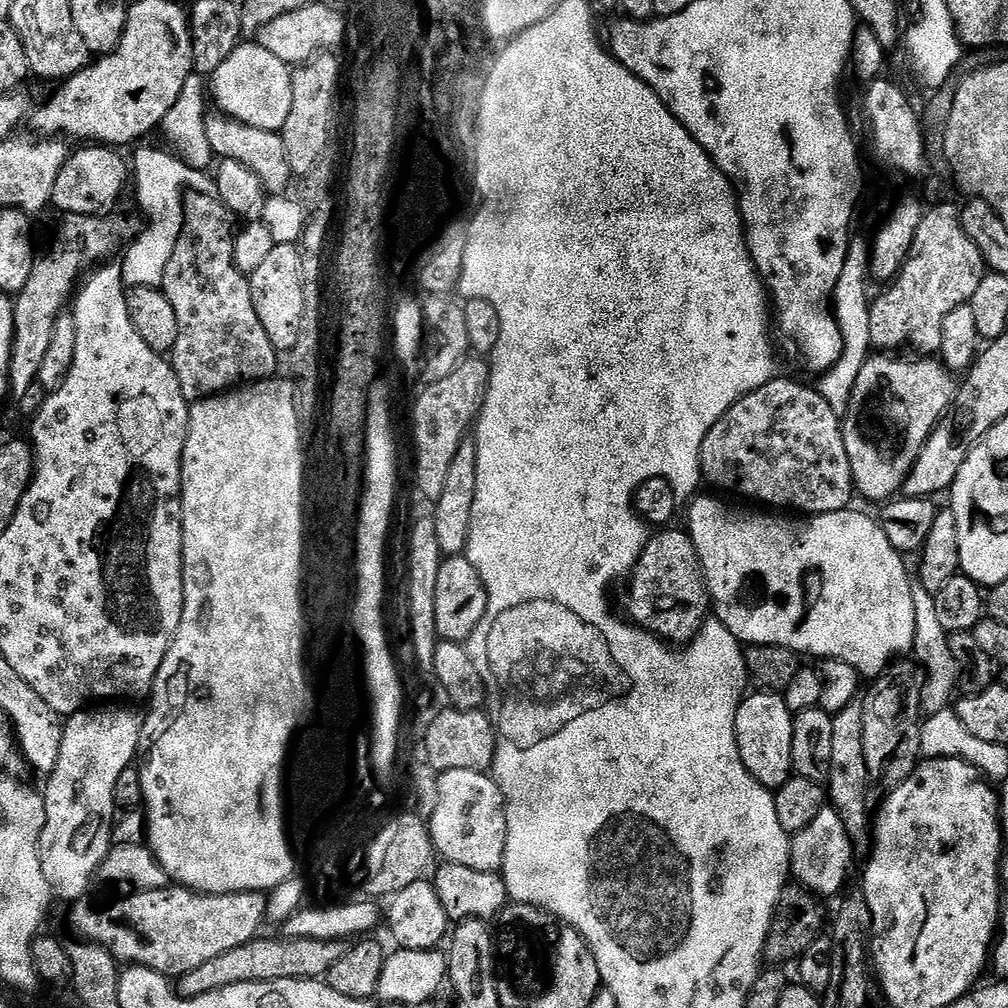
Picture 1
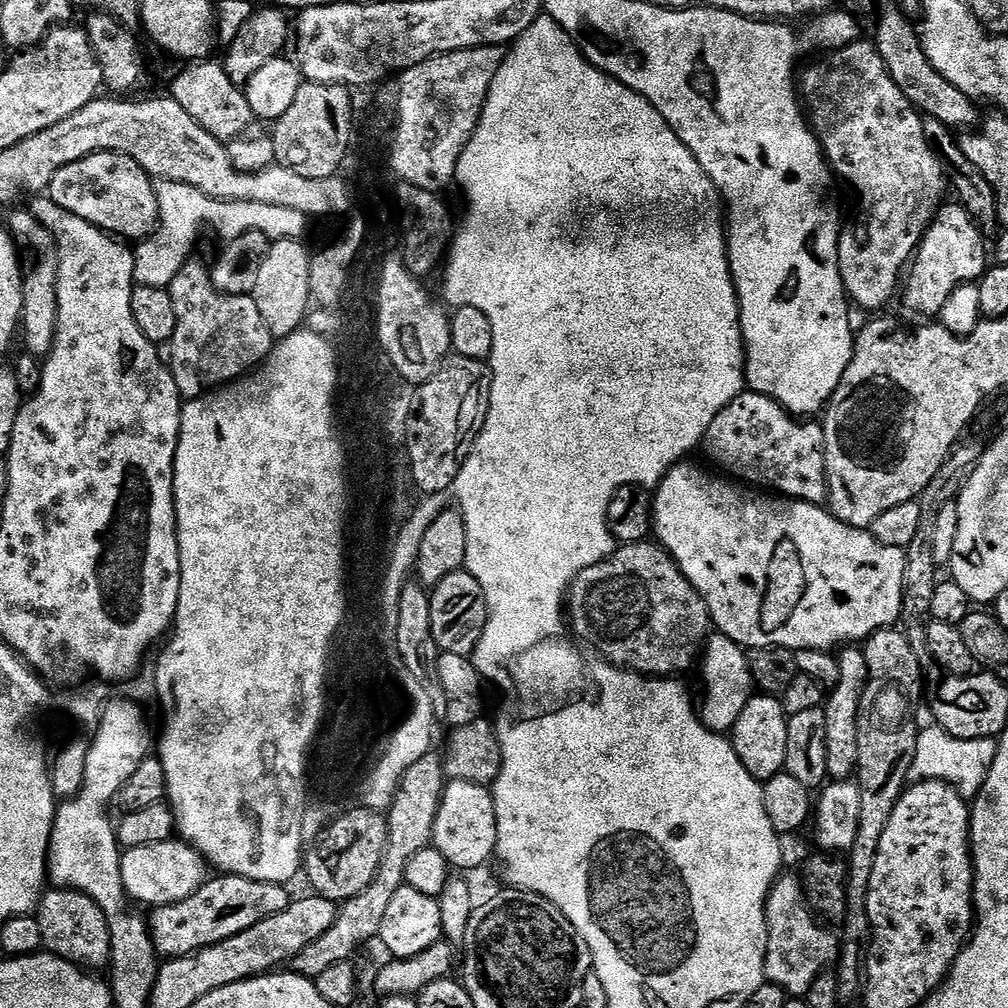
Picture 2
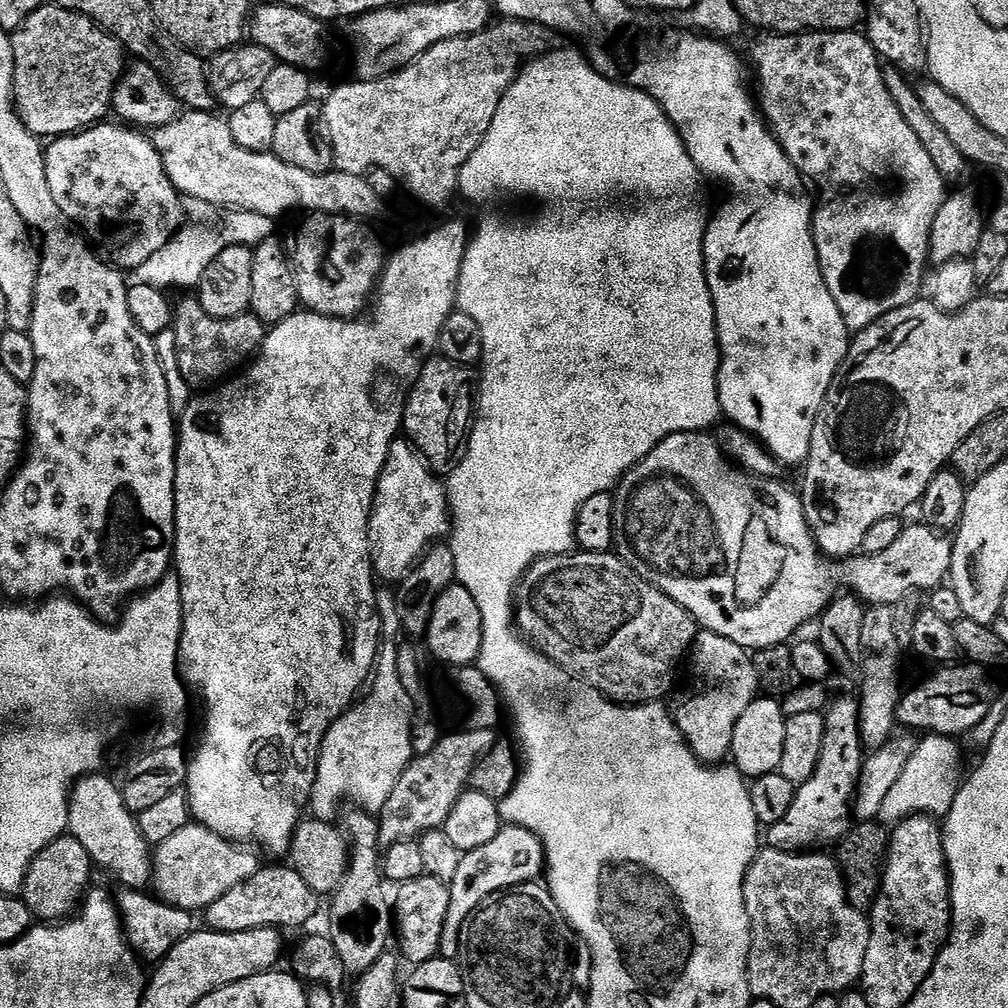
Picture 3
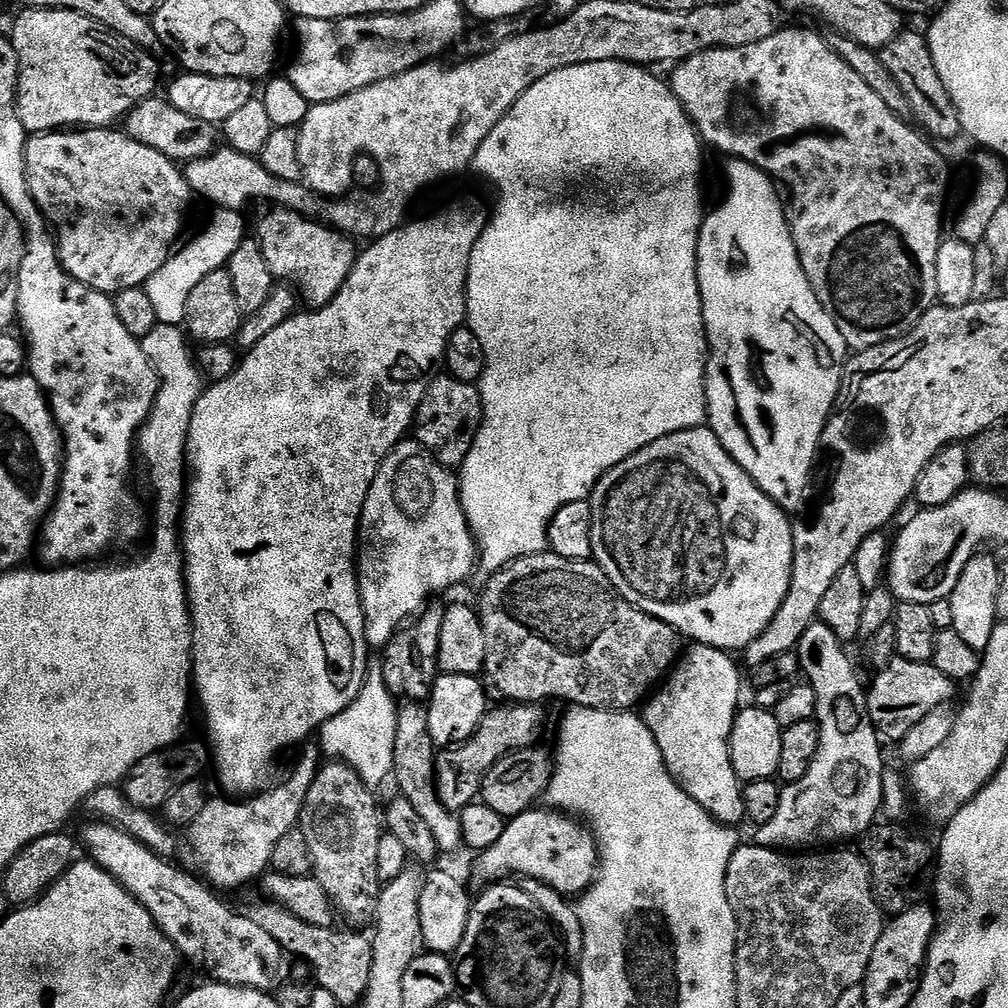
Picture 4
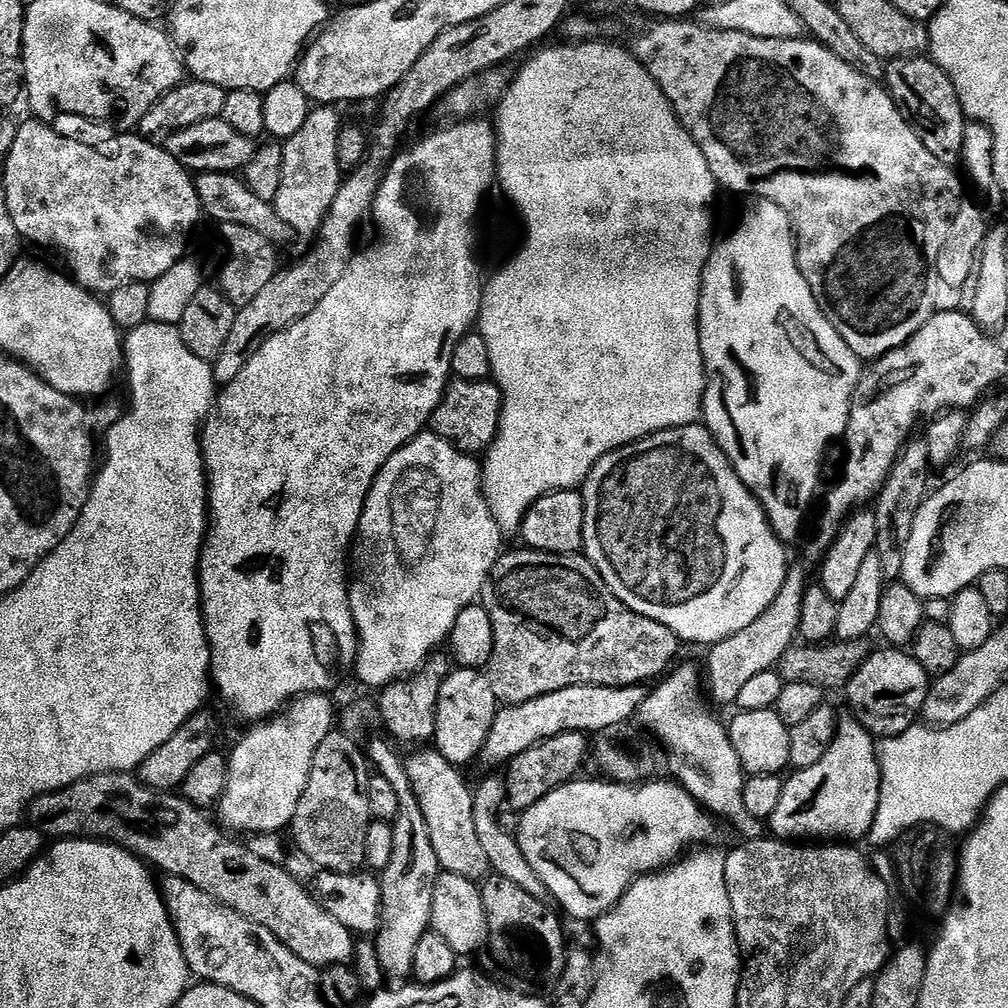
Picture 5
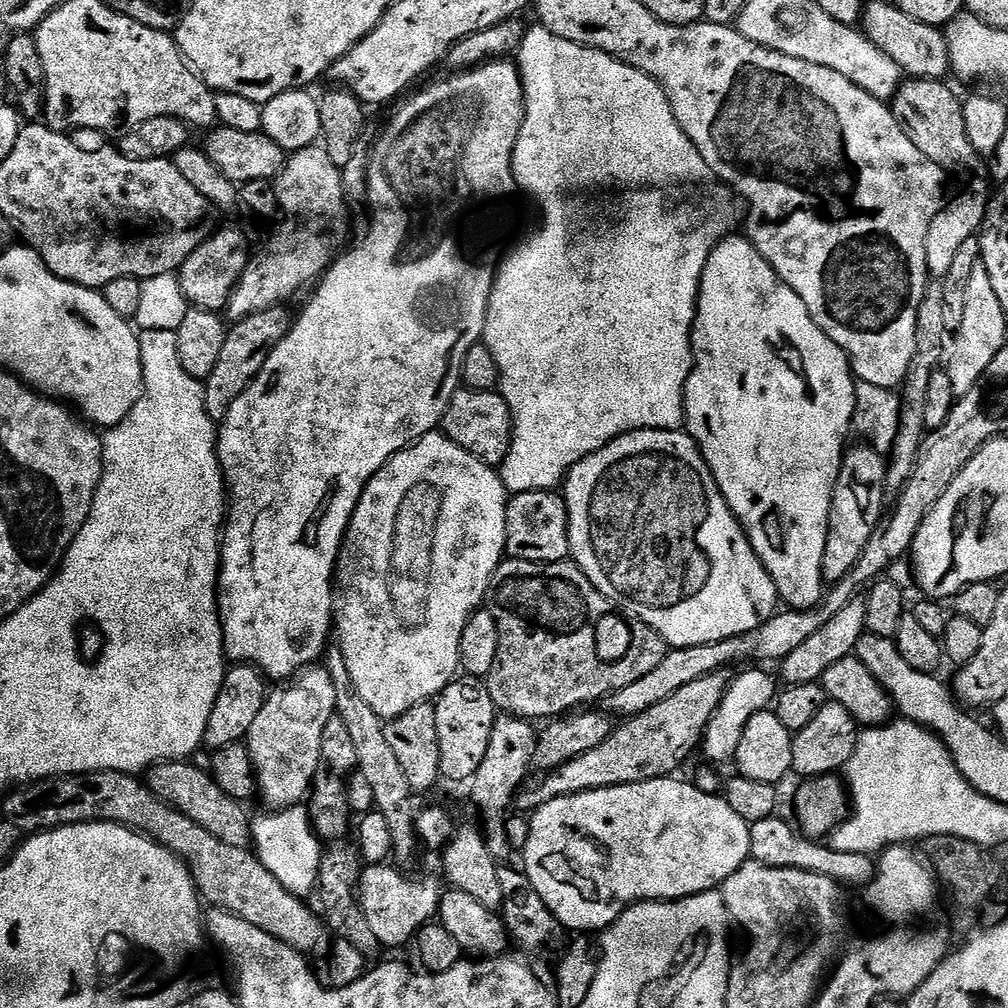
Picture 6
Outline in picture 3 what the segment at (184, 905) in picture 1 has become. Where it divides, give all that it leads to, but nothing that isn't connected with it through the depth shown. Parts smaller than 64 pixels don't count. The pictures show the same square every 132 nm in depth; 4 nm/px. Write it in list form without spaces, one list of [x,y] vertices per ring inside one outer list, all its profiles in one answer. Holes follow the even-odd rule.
[[[276,862],[273,868],[262,866],[250,878],[238,882],[222,894],[203,913],[204,920],[209,929],[214,932],[241,932],[242,930],[254,930],[255,928],[300,928],[316,912],[316,900],[318,894],[306,886],[302,874],[298,874],[295,868]]]

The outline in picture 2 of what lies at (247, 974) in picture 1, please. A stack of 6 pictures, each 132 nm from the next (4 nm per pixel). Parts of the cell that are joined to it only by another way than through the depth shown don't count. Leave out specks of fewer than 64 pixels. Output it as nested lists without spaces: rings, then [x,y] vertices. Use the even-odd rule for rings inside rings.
[[[432,750],[405,771],[393,804],[386,811],[388,841],[376,877],[373,878],[372,884],[366,886],[366,890],[354,894],[354,898],[339,905],[334,926],[330,926],[330,930],[326,930],[322,938],[306,946],[306,950],[302,950],[291,960],[291,971],[297,972],[299,976],[315,978],[330,966],[338,966],[338,962],[352,960],[359,944],[364,944],[367,940],[375,941],[379,937],[382,917],[385,916],[391,899],[394,894],[398,894],[400,888],[405,887],[406,862],[410,862],[410,858],[414,858],[418,850],[432,844],[432,831],[440,809],[440,799],[444,797],[445,783],[441,757]]]

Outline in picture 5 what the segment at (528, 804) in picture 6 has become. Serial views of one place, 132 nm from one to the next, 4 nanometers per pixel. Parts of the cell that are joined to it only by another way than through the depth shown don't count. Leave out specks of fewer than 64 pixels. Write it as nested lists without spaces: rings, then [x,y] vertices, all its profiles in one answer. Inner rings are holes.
[[[796,566],[789,567],[788,576],[782,582],[782,590],[778,590],[778,598],[774,598],[774,602],[770,602],[770,606],[766,606],[766,610],[762,610],[754,622],[750,622],[750,626],[738,630],[738,634],[730,634],[730,638],[722,638],[707,649],[708,665],[703,665],[702,680],[710,700],[712,695],[713,705],[735,705],[738,694],[742,694],[742,689],[757,674],[771,672],[777,667],[782,654],[797,639],[805,587],[803,570]]]

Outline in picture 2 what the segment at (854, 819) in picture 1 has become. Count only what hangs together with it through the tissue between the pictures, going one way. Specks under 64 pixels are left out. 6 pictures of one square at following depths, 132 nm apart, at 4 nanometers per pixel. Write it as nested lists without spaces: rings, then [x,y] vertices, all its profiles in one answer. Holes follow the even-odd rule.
[[[841,647],[835,659],[838,664],[838,682],[827,693],[822,705],[826,714],[826,766],[833,781],[851,781],[858,762],[858,706],[866,690],[868,671],[863,647]]]

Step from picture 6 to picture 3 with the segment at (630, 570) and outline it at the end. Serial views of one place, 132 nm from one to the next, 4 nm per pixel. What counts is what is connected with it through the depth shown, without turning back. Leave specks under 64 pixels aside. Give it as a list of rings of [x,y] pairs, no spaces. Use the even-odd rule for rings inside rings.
[[[679,432],[670,434],[646,458],[642,458],[639,464],[635,464],[624,479],[620,481],[614,492],[616,502],[616,519],[614,521],[615,531],[618,533],[618,540],[625,544],[632,552],[637,552],[654,571],[660,575],[658,587],[665,592],[678,606],[686,609],[701,629],[722,634],[722,638],[730,638],[730,642],[738,642],[738,646],[749,650],[763,650],[784,646],[784,643],[799,630],[803,624],[815,621],[821,616],[831,602],[832,597],[837,595],[840,584],[840,572],[832,568],[833,561],[825,556],[816,546],[816,539],[812,536],[812,529],[808,527],[804,517],[804,504],[799,495],[791,492],[781,481],[776,478],[765,478],[754,476],[751,472],[741,470],[737,465],[729,462],[723,450],[720,449],[717,437],[703,432]]]

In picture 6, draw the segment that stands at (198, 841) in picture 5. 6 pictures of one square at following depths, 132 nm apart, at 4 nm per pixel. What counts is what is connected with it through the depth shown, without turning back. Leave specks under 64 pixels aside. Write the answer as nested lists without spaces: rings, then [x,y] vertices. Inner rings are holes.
[[[83,772],[77,776],[52,776],[48,780],[37,780],[23,785],[19,790],[9,791],[3,797],[3,819],[14,822],[22,834],[47,832],[49,828],[64,828],[68,824],[120,824],[134,832],[141,832],[154,842],[158,842],[166,850],[174,853],[190,870],[196,891],[205,901],[209,900],[212,908],[221,908],[238,918],[246,918],[246,922],[258,926],[258,930],[266,930],[274,938],[278,938],[295,952],[312,954],[320,944],[320,939],[326,936],[326,925],[319,915],[312,913],[312,908],[301,897],[294,895],[262,862],[256,859],[255,851],[238,846],[226,846],[226,842],[218,842],[214,834],[202,830],[198,822],[190,822],[186,814],[170,807],[162,798],[158,798],[148,788],[143,779],[127,772]]]

